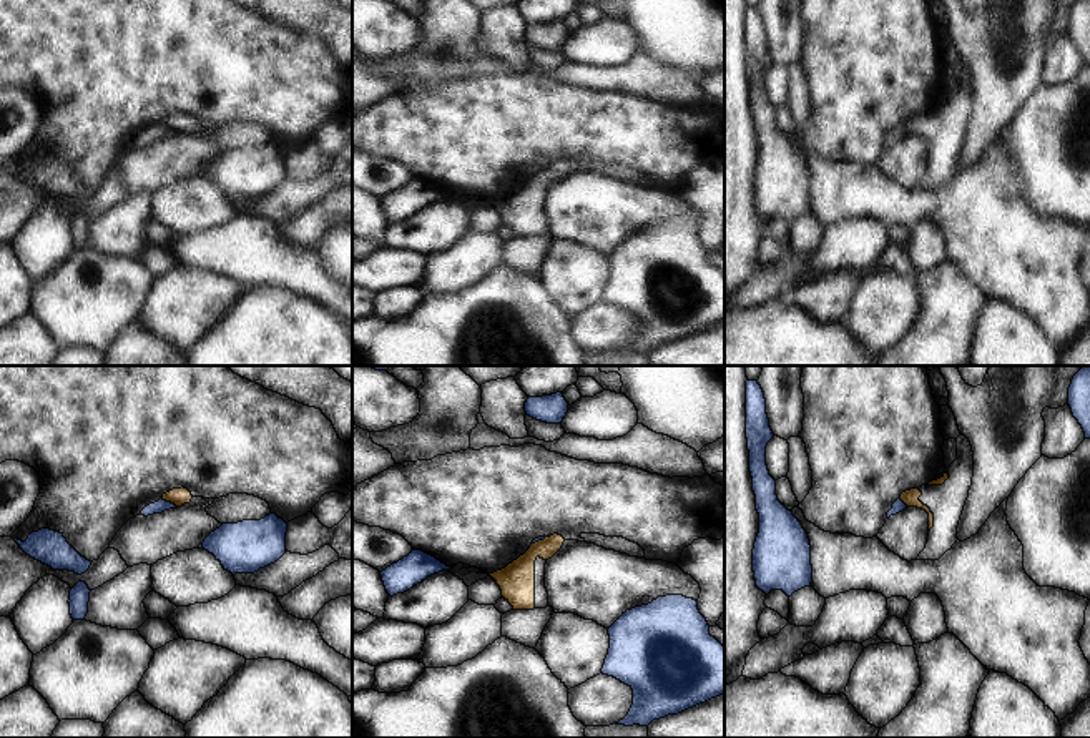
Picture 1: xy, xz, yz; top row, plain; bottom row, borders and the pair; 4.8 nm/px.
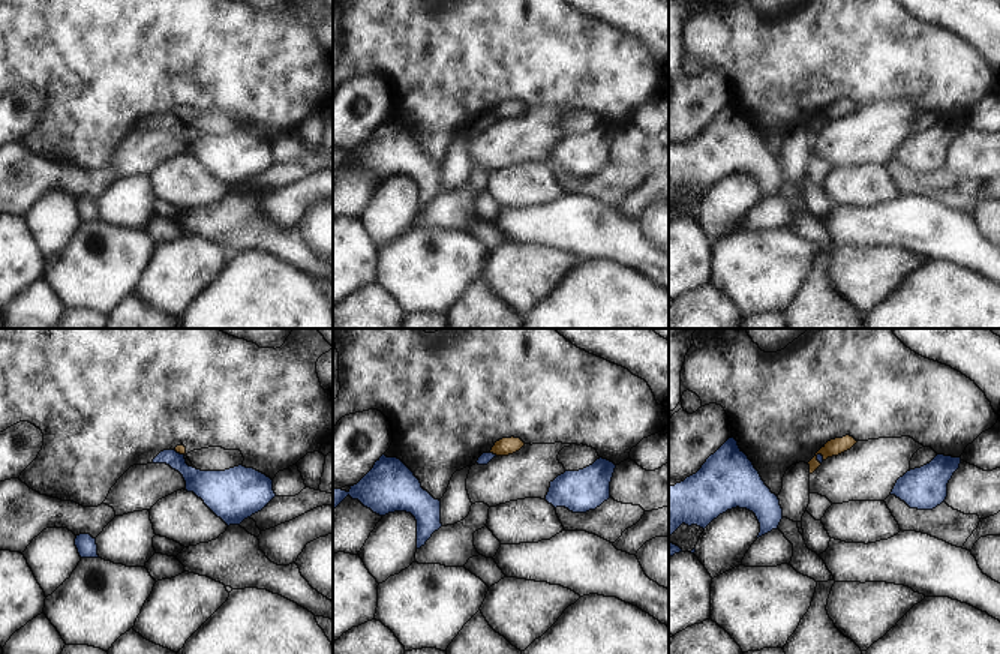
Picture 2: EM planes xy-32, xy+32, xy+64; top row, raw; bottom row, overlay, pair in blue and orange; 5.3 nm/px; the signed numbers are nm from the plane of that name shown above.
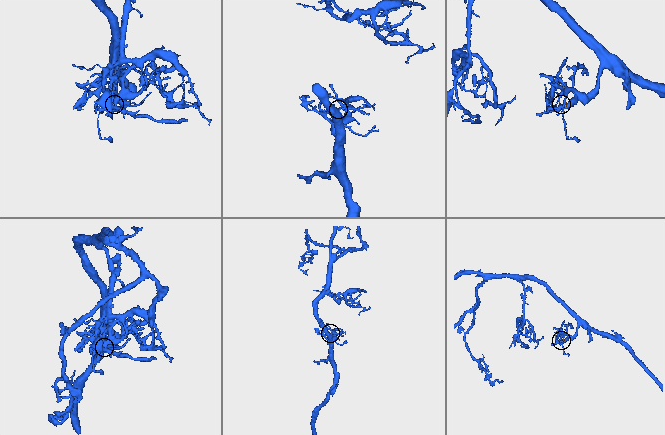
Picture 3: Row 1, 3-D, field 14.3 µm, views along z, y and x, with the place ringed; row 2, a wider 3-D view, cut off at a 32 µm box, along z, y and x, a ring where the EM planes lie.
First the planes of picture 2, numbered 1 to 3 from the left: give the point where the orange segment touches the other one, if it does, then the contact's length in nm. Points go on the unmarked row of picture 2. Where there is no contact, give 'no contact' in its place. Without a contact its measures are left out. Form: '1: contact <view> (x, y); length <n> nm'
1: contact xy-32 (179, 117); length 60 nm
2: contact xy+32 (492, 117); length 40 nm
3: contact xy+64 (817, 123); length 70 nm

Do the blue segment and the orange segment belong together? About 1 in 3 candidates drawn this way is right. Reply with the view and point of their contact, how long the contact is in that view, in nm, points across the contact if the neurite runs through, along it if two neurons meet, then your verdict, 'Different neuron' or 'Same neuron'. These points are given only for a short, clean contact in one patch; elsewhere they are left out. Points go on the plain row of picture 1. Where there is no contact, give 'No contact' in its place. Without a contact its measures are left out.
Touches blue at xy (170, 130). Shared border 90 nm. Boundary: xy (162, 125), (176, 135). Different neuron

